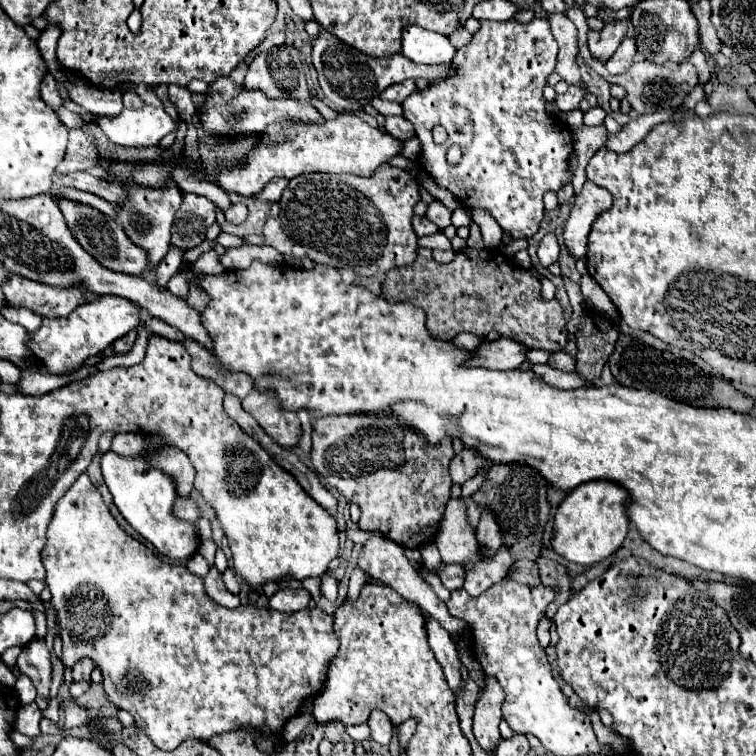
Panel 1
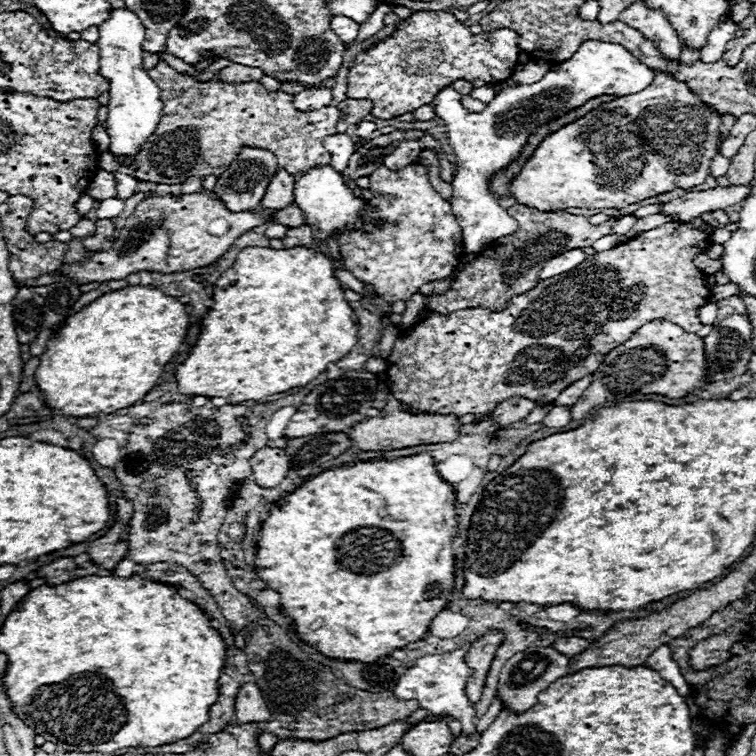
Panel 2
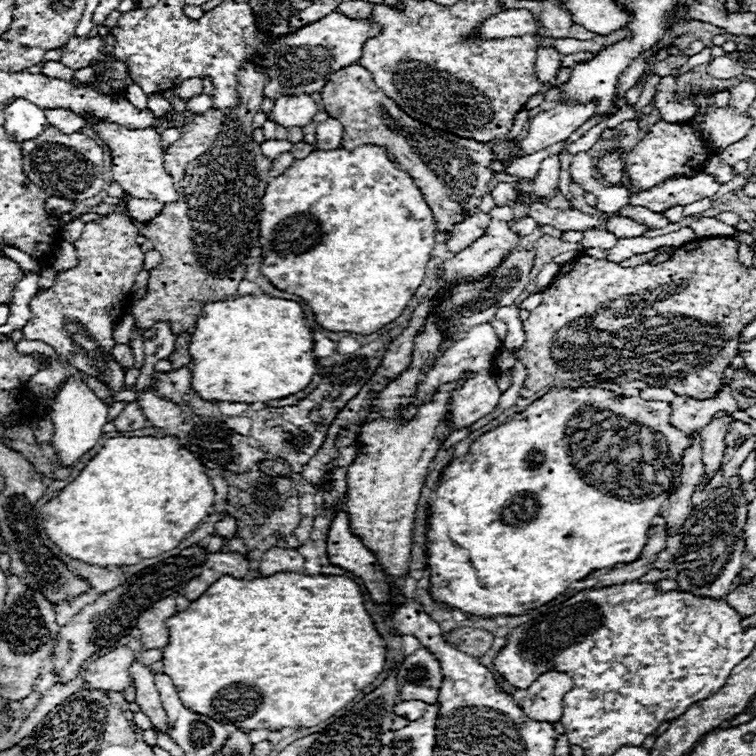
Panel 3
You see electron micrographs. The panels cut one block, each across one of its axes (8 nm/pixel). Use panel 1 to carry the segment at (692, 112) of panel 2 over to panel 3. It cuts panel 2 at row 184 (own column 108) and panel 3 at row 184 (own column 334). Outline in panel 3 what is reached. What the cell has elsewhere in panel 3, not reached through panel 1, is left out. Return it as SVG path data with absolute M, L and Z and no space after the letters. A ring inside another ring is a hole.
M658 122L652 126L648 136L640 144L636 144L634 150L628 152L626 164L630 164L628 172L636 188L652 188L654 184L660 184L670 176L688 176L694 174L694 170L702 170L708 156L710 156L708 146L704 146L702 138L698 136L690 122L688 124Z

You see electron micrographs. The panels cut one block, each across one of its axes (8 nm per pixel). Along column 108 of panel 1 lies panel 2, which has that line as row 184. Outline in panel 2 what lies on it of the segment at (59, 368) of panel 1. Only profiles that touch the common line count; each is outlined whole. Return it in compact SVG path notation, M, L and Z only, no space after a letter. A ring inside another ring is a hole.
M318 166L312 168L312 172L304 172L300 178L296 178L294 204L304 212L306 224L312 228L314 238L326 240L330 234L336 234L338 230L358 226L358 212L366 204L366 200L354 198L354 194L344 184L342 176L332 166Z

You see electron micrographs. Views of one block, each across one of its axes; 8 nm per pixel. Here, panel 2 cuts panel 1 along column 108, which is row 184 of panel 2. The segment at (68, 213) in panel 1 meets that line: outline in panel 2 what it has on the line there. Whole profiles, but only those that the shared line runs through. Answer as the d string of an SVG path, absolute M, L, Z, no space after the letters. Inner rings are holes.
M246 146L238 154L238 158L228 166L228 170L218 176L218 184L214 186L214 192L226 204L226 208L232 212L252 210L262 202L262 196L266 194L266 188L276 172L278 172L278 162L272 152Z

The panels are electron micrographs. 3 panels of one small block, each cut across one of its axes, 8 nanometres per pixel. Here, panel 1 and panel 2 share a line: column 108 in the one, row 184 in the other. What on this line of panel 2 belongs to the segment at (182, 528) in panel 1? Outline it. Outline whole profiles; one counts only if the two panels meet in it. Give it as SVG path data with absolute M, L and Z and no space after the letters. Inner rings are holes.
M588 40L576 50L570 60L552 66L540 82L530 86L506 86L496 94L496 98L486 106L486 110L478 114L468 112L460 104L460 94L452 86L438 92L430 106L446 122L448 144L452 146L458 160L452 180L454 192L450 204L456 222L462 226L466 252L480 252L486 244L518 230L518 222L508 216L508 210L502 208L490 192L490 178L520 156L528 136L536 128L554 118L560 118L562 114L586 104L596 96L628 96L648 88L652 80L654 70L642 64L624 46Z

